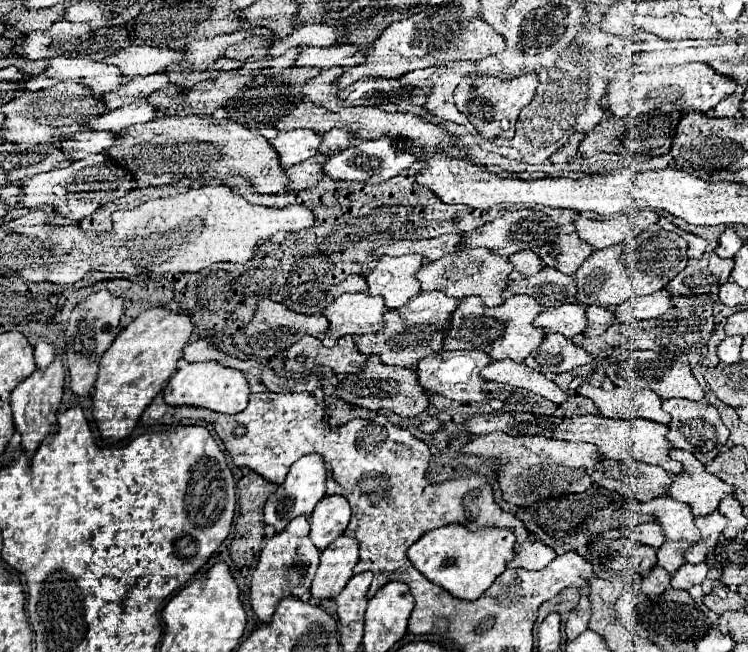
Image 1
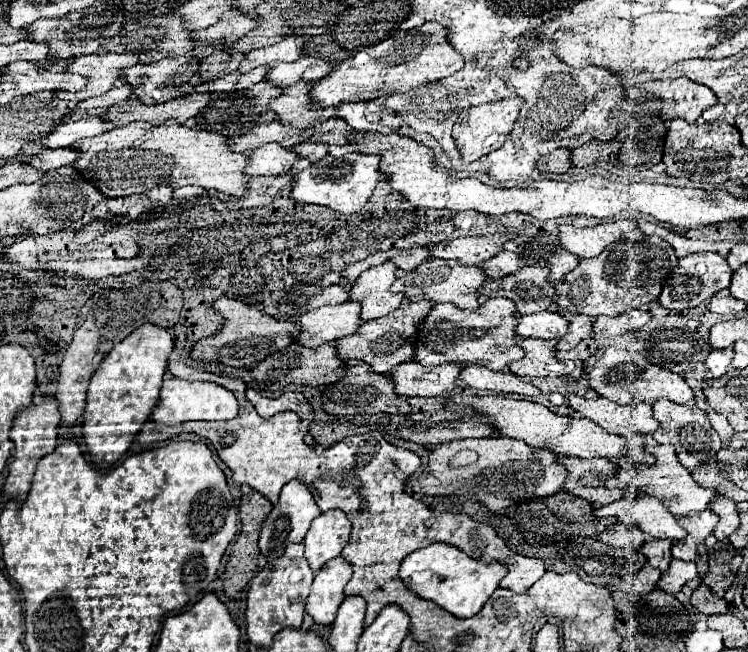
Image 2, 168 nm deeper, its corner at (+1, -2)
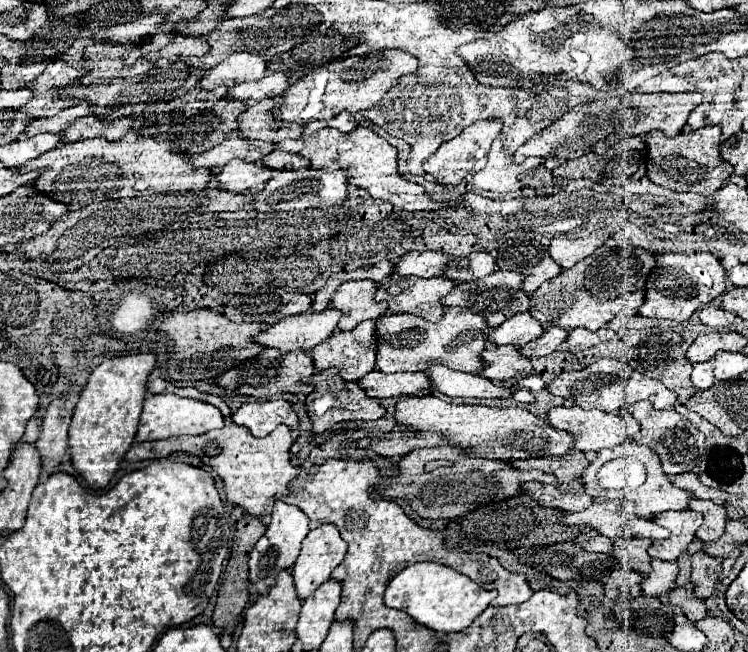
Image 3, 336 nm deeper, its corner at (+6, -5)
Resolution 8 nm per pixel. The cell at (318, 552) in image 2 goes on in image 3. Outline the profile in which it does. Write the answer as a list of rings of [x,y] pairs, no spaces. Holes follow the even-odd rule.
[[[322,524],[308,532],[292,568],[294,588],[300,602],[330,578],[332,570],[344,560],[346,548],[348,546],[334,524]]]

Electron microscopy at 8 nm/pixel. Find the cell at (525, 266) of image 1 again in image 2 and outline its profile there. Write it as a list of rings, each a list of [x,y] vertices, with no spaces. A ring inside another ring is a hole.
[[[501,251],[487,263],[481,263],[481,267],[483,267],[483,271],[487,271],[487,275],[491,279],[503,279],[521,269],[521,259],[513,251]]]

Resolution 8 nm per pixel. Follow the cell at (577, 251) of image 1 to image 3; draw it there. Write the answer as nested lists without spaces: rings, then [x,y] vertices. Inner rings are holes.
[[[546,254],[546,258],[542,258],[542,262],[538,262],[536,266],[530,266],[524,274],[524,282],[522,282],[522,290],[526,290],[526,294],[532,294],[542,282],[554,278],[560,274],[560,266]]]

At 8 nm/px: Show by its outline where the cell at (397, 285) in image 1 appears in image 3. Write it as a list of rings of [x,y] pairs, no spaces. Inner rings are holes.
[[[352,280],[338,286],[334,298],[330,300],[330,308],[342,312],[338,328],[342,332],[354,330],[364,320],[376,320],[386,312],[386,302],[374,302],[376,282],[372,280]]]

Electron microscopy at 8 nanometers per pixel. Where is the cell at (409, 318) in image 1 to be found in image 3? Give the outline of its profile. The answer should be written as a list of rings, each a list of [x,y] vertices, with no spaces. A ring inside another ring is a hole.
[[[366,320],[350,332],[332,334],[326,342],[318,344],[310,358],[316,372],[326,368],[338,368],[344,378],[344,370],[374,370],[376,362],[376,338],[374,338],[376,320]]]

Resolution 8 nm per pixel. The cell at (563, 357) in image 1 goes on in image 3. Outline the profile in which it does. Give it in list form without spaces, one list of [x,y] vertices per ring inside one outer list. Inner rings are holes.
[[[488,346],[482,352],[486,368],[480,370],[480,376],[502,382],[508,378],[524,378],[532,372],[532,364],[524,358],[514,346]]]

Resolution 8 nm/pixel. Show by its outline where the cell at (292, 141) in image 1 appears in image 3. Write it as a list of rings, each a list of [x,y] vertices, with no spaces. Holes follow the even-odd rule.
[[[232,160],[222,170],[216,172],[214,184],[220,190],[232,192],[232,194],[242,194],[242,192],[248,192],[248,188],[252,188],[256,184],[268,182],[270,178],[274,178],[274,174],[280,174],[280,172],[254,164],[254,162],[250,164],[250,162],[242,162],[242,160]]]

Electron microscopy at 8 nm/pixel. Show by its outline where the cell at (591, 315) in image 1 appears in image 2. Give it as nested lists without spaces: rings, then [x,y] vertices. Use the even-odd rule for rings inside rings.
[[[569,315],[569,333],[557,341],[557,349],[573,349],[577,343],[581,343],[585,337],[591,335],[591,317],[589,315]]]

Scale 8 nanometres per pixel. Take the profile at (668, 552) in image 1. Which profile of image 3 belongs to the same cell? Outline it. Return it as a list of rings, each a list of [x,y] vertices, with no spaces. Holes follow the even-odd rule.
[[[618,538],[614,542],[614,550],[612,550],[612,556],[620,562],[622,568],[630,568],[630,570],[636,570],[640,574],[648,574],[650,572],[650,562],[652,558],[646,554],[648,546],[652,542],[648,540],[640,540],[640,538]]]

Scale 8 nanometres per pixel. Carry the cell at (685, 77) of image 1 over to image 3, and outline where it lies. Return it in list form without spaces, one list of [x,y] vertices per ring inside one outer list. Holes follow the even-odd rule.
[[[660,92],[660,94],[628,94],[624,98],[578,104],[572,110],[568,110],[560,120],[556,120],[546,130],[542,130],[538,136],[522,144],[516,150],[514,164],[530,156],[540,156],[544,160],[552,156],[558,156],[562,160],[572,160],[582,154],[588,154],[588,150],[594,154],[604,154],[618,140],[626,136],[644,136],[652,130],[660,130],[666,136],[676,136],[682,132],[692,108],[698,106],[700,102],[702,102],[702,94],[698,92],[684,92],[684,94]]]

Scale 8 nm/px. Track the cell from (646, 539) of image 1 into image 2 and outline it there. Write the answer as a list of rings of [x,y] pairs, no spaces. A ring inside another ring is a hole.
[[[615,523],[607,527],[603,533],[597,535],[599,541],[615,547],[625,547],[625,549],[639,549],[647,541],[647,533],[639,531],[639,527],[627,527],[623,523]]]

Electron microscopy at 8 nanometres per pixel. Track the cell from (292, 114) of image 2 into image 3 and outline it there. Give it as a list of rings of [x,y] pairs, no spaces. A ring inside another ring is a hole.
[[[264,98],[252,104],[238,116],[238,132],[240,138],[246,140],[264,140],[272,144],[280,144],[286,138],[300,138],[302,126],[294,122],[276,122],[272,118],[272,108],[278,98]]]

